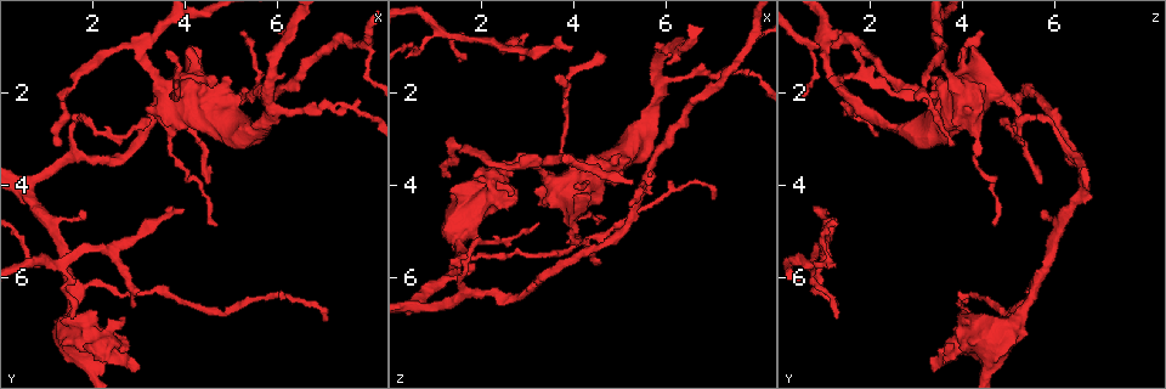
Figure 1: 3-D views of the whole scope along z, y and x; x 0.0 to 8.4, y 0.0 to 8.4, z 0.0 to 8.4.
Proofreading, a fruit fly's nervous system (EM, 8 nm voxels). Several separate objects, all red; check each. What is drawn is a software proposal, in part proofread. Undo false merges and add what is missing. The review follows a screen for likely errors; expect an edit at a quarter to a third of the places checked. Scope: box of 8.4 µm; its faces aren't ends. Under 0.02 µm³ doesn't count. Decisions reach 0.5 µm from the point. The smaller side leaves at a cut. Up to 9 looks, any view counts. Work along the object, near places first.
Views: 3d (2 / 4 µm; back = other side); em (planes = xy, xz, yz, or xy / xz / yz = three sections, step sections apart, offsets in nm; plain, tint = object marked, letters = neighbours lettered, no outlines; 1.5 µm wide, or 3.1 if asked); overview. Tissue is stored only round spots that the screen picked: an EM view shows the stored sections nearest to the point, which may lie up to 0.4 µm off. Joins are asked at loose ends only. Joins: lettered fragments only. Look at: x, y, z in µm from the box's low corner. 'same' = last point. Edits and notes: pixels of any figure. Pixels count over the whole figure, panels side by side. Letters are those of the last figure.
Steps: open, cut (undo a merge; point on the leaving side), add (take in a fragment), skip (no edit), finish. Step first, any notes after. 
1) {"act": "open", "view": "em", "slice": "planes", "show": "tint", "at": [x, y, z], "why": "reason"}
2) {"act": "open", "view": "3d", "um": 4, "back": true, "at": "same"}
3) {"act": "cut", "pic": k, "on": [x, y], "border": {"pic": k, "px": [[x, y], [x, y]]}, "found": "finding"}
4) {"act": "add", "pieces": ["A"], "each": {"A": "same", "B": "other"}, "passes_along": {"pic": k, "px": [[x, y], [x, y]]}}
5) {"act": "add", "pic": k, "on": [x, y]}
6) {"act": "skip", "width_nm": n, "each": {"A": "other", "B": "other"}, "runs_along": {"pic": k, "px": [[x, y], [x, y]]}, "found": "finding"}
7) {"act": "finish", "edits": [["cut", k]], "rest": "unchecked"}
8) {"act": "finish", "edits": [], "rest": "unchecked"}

{"act": "open", "view": "3d", "um": 4, "back": true, "at": [3.00, 1.05, 3.50], "why": "abrupt turn"}

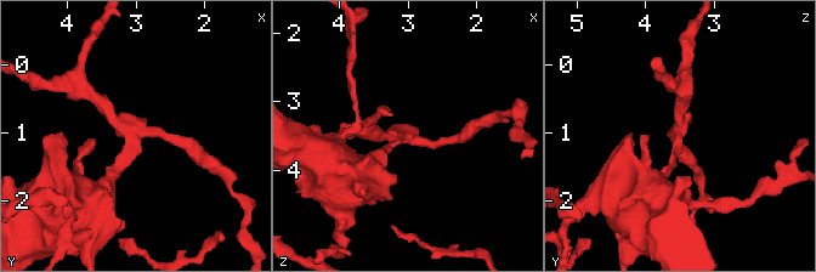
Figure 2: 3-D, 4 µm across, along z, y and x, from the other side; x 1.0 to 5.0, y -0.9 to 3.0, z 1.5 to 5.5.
{"act": "open", "view": "em", "slice": "planes", "show": "letters", "at": [3.10, 1.10, 3.50], "arms": 3}

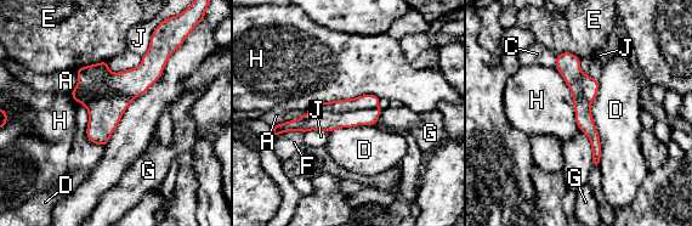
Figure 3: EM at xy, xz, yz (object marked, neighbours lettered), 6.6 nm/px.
{"act": "cut", "pic": 3, "on": [312, 120], "width_nm": 180, "each": {"A": "other", "C": "other", "D": "other", "E": "other", "F": "other", "G": "other", "H": "other", "J": "other"}, "part_leaving": {"pic": 3, "px": [[164, 57], [136, 82], [74, 92]]}, "found": "two cells meet here"}

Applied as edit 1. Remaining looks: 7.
{"act": "open", "view": "overview", "why": "see it whole again"}

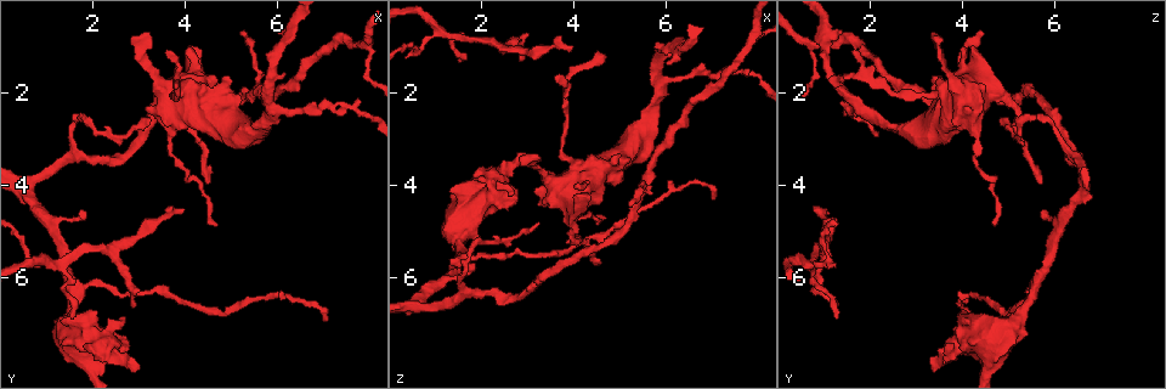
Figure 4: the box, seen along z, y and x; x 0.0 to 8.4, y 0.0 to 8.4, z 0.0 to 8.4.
{"act": "open", "view": "em", "slice": "xy", "step": 8, "show": "letters", "at": [3.55, 1.10, 1.65], "why": "an open end"}

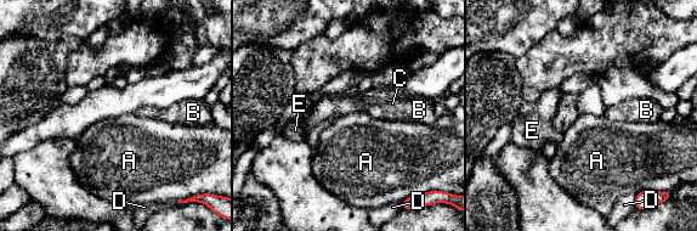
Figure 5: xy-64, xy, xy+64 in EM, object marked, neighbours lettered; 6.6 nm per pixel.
{"act": "open", "view": "em", "slice": "planes", "show": "letters", "at": "same"}

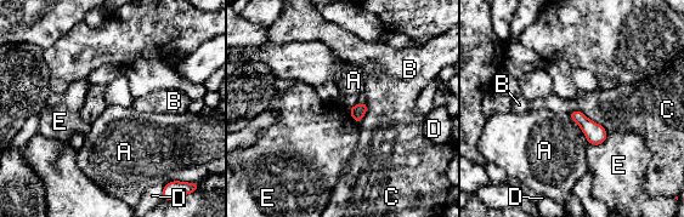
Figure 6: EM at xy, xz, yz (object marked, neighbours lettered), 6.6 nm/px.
{"act": "skip", "each": {"A": "other", "B": "other", "C": "other", "D": "other", "E": "other"}, "border": {"pic": 6, "px": [[608, 132], [601, 143], [589, 144]]}, "found": "no lettered fragment goes on from it"}

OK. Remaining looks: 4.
{"act": "open", "view": "em", "slice": "xy", "step": 8, "show": "letters", "at": [3.90, 4.55, 1.10], "why": "branch stops here"}

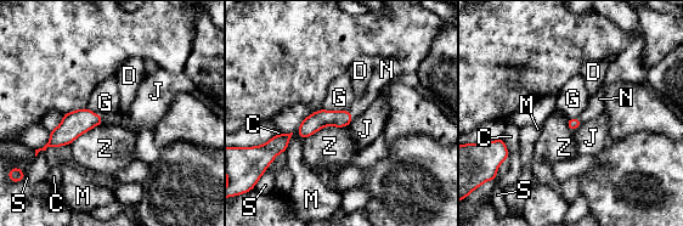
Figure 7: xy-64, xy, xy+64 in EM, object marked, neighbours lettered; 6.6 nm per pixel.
{"act": "open", "view": "em", "slice": "planes", "show": "letters", "at": "same"}

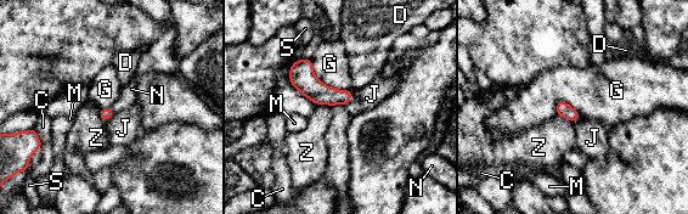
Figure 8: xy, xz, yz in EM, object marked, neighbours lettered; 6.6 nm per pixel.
{"act": "add", "pieces": ["N"], "each": {"C": "other", "D": "other", "G": "other", "J": "other", "M": "other", "N": "same", "S": "other", "Z": "other"}, "passes_along": {"pic": 8, "px": [[316, 91], [350, 96], [354, 107]]}, "found": "it goes on there"}

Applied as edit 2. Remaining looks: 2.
{"act": "finish", "edits": [["cut", 3], ["add", 8]], "rest": "unchecked"}

